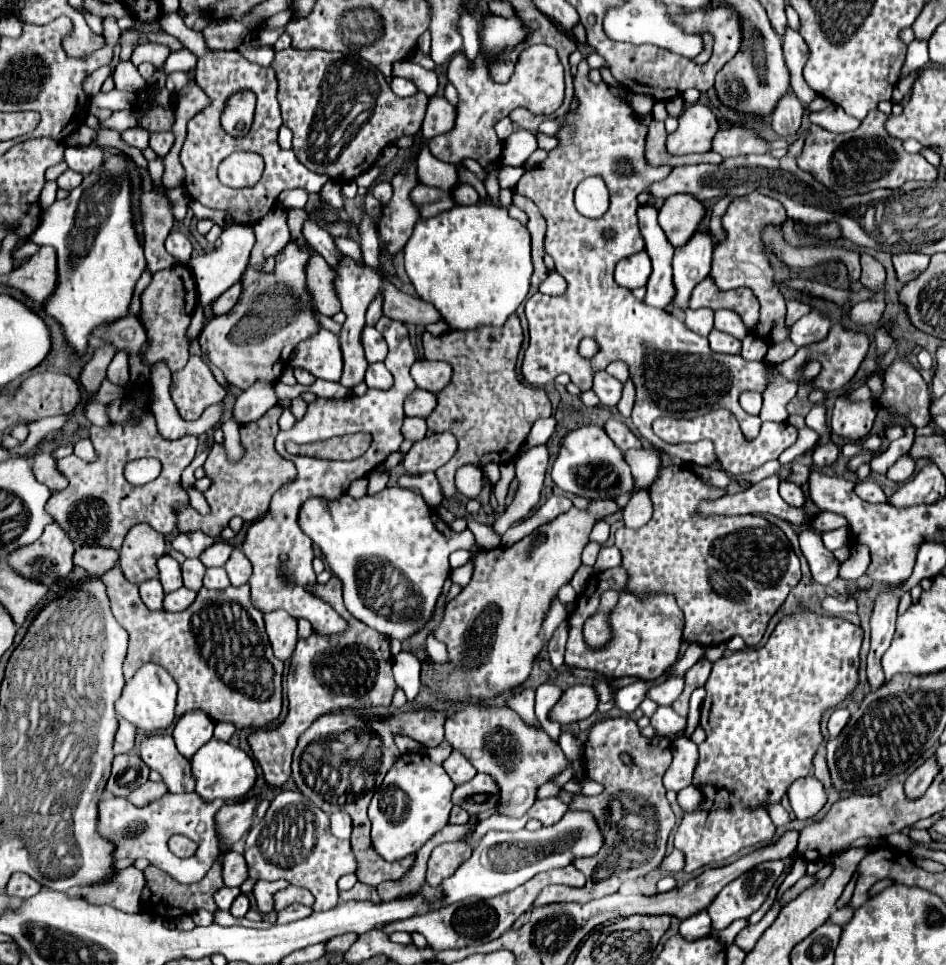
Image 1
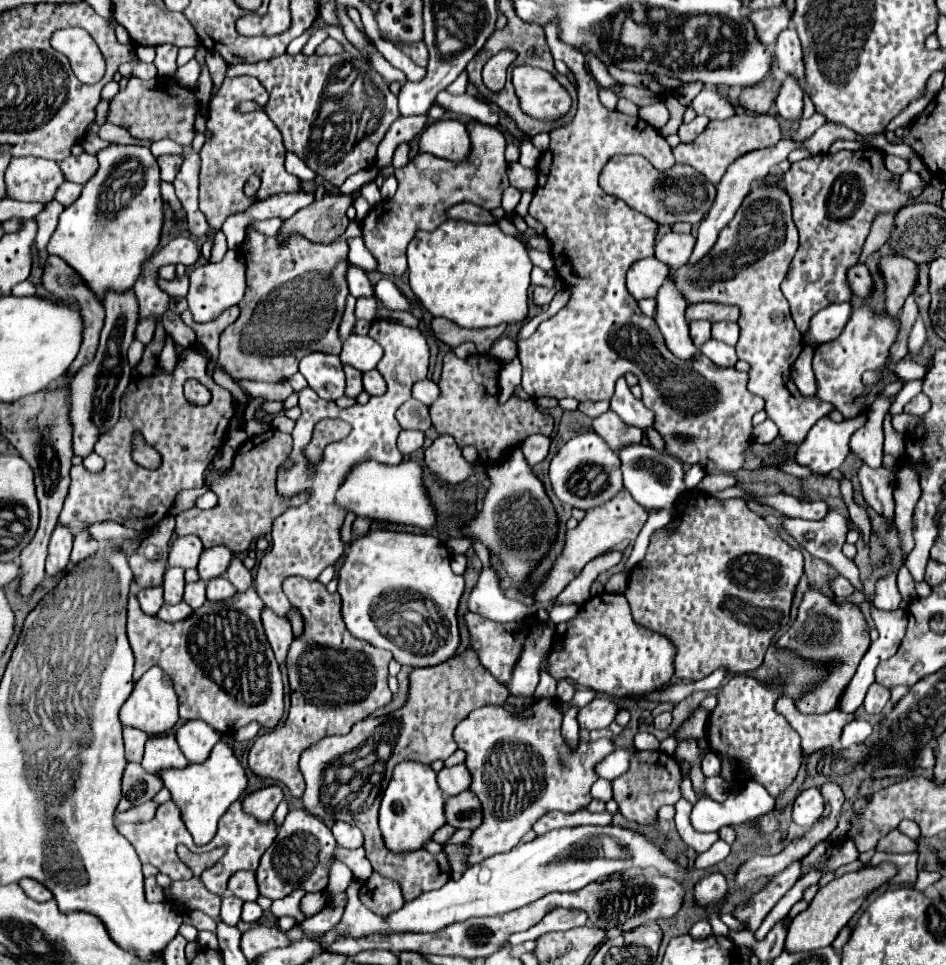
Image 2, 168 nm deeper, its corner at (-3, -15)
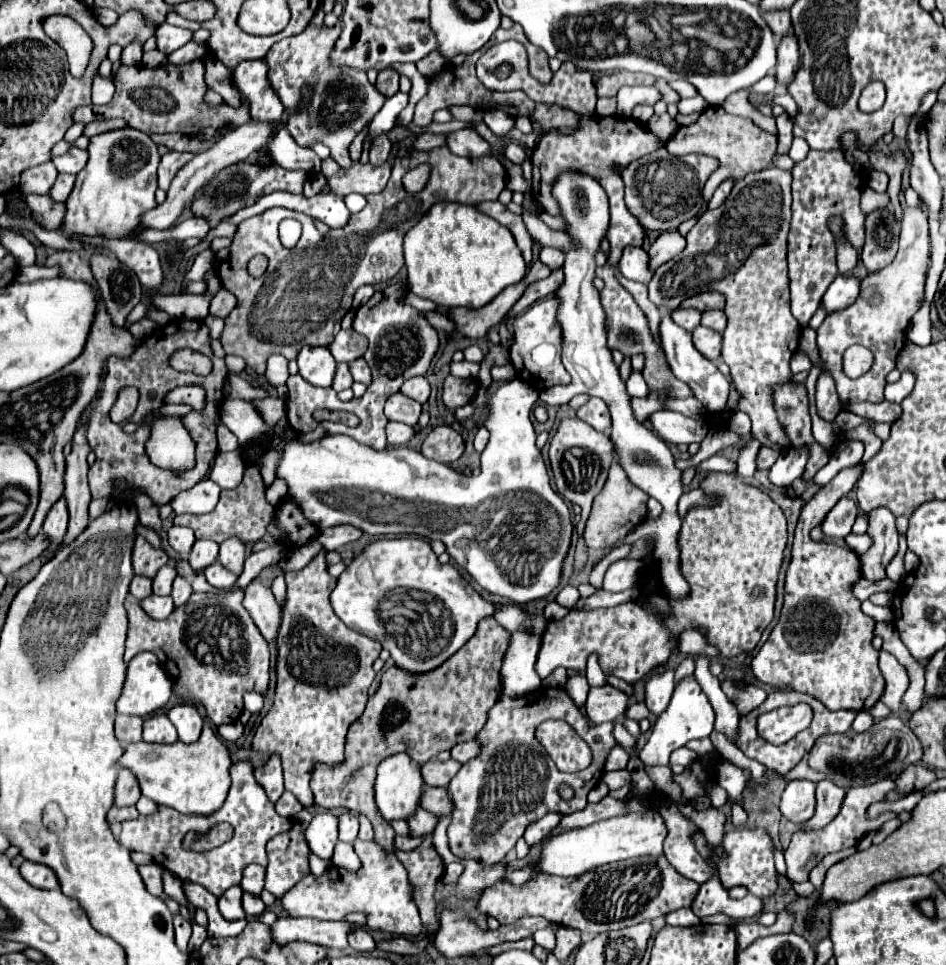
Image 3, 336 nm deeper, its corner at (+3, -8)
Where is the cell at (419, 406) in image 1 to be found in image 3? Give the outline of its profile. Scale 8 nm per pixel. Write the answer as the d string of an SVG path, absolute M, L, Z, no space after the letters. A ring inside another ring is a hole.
M401 393L391 395L385 403L385 417L389 421L401 421L401 423L413 427L417 423L419 415L421 415L421 403L409 399L409 397L403 397Z

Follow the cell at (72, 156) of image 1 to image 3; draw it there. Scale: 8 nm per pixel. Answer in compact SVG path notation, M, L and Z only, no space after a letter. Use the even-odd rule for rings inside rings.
M71 147L65 155L55 157L53 163L55 163L55 167L57 167L59 173L73 173L73 175L77 175L87 165L87 159L89 159L87 151Z

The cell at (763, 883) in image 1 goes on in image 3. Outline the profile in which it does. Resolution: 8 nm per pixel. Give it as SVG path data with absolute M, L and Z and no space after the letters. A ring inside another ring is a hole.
M883 779L883 781L877 781L875 785L859 785L855 789L849 789L847 795L845 795L845 801L843 801L843 807L839 811L839 815L827 825L823 827L821 831L811 831L811 833L803 833L803 831L797 831L791 839L791 845L785 849L785 861L787 861L787 879L791 883L801 883L801 881L807 881L809 879L809 871L829 853L835 853L835 851L841 851L841 849L849 849L849 847L855 847L857 841L869 833L871 829L877 829L881 827L885 821L897 817L895 813L887 811L883 815L879 815L877 819L867 819L865 817L865 811L871 803L875 801L882 801L888 792L895 790L895 783L891 779Z

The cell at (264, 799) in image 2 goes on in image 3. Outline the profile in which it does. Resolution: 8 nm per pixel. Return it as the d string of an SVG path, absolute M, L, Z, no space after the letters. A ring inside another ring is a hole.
M271 755L271 759L255 769L255 781L259 781L259 785L263 785L267 797L275 803L281 793L283 793L283 771L281 771L281 761L279 755Z

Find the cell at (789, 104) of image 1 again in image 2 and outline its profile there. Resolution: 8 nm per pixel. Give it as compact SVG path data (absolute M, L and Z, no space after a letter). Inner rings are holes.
M787 76L781 86L779 94L775 98L775 106L785 120L799 120L803 110L803 90L795 76Z

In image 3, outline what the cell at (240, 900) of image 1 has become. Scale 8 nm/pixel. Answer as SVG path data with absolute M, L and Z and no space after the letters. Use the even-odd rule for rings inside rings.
M243 893L243 909L245 909L247 917L259 917L265 911L265 903L257 895Z

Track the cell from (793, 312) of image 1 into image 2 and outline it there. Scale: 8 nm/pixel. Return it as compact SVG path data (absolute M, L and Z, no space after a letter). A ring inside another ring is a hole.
M873 148L817 154L791 166L785 176L785 188L793 202L793 220L801 240L789 276L783 280L781 288L791 304L791 314L801 334L809 330L809 320L821 308L851 300L845 274L859 262L875 214L913 204L905 192L897 190L897 180L899 178L885 168L883 154Z

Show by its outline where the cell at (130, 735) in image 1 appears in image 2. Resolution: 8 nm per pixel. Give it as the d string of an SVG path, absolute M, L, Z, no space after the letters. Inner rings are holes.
M125 726L123 728L123 738L125 738L125 752L127 752L127 760L129 762L141 762L143 758L143 746L147 742L147 734L141 732L139 728L131 728Z

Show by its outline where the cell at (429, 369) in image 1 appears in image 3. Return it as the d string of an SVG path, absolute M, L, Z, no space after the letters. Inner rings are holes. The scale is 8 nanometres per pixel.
M413 377L407 379L401 385L401 393L415 399L417 403L425 403L429 399L429 381L425 377Z

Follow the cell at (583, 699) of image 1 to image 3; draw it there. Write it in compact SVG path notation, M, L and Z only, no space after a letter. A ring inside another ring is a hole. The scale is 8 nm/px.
M611 685L589 689L589 697L585 703L585 715L591 723L615 721L627 709L627 695Z

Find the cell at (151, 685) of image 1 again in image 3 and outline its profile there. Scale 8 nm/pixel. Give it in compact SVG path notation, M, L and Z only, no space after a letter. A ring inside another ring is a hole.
M147 651L139 653L139 657L129 661L125 687L117 701L117 713L149 717L167 705L171 689L173 681L159 659Z

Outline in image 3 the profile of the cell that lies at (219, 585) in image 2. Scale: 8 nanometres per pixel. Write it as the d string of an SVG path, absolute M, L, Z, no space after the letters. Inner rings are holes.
M217 561L205 569L205 577L207 577L209 585L215 589L231 589L237 581L237 577Z

